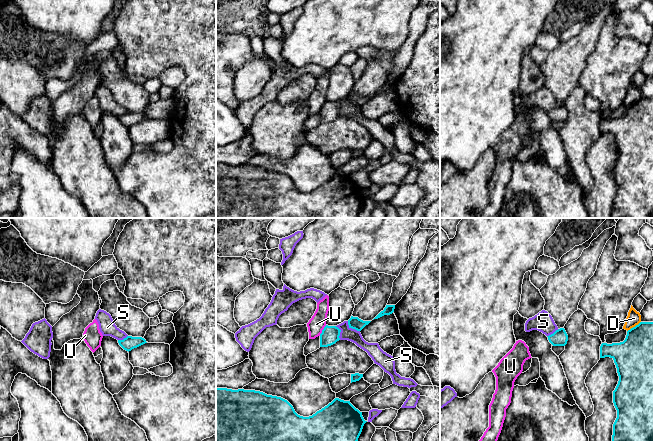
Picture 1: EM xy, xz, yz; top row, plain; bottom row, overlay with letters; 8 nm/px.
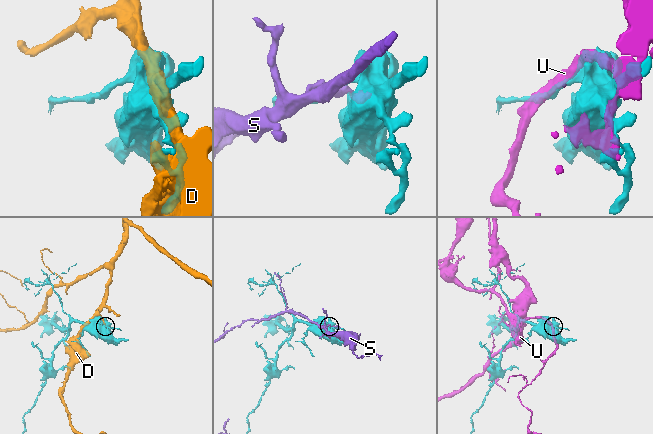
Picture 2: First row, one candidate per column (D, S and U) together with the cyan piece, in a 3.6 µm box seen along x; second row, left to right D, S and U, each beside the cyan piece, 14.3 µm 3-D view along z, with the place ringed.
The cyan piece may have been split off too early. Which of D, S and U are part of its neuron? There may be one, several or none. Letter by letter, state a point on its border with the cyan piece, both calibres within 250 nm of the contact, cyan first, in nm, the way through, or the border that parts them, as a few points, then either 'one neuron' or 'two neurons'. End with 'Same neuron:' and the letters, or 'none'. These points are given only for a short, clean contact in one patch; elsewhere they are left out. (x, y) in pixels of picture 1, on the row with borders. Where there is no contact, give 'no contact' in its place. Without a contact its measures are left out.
D: yz (633, 327) | 320/110 nm | two neurons
S: xz (352, 328) | 100/110 nm | two neurons
U: xz (322, 330) | 140/140 nm | two neurons
Same neuron: none

